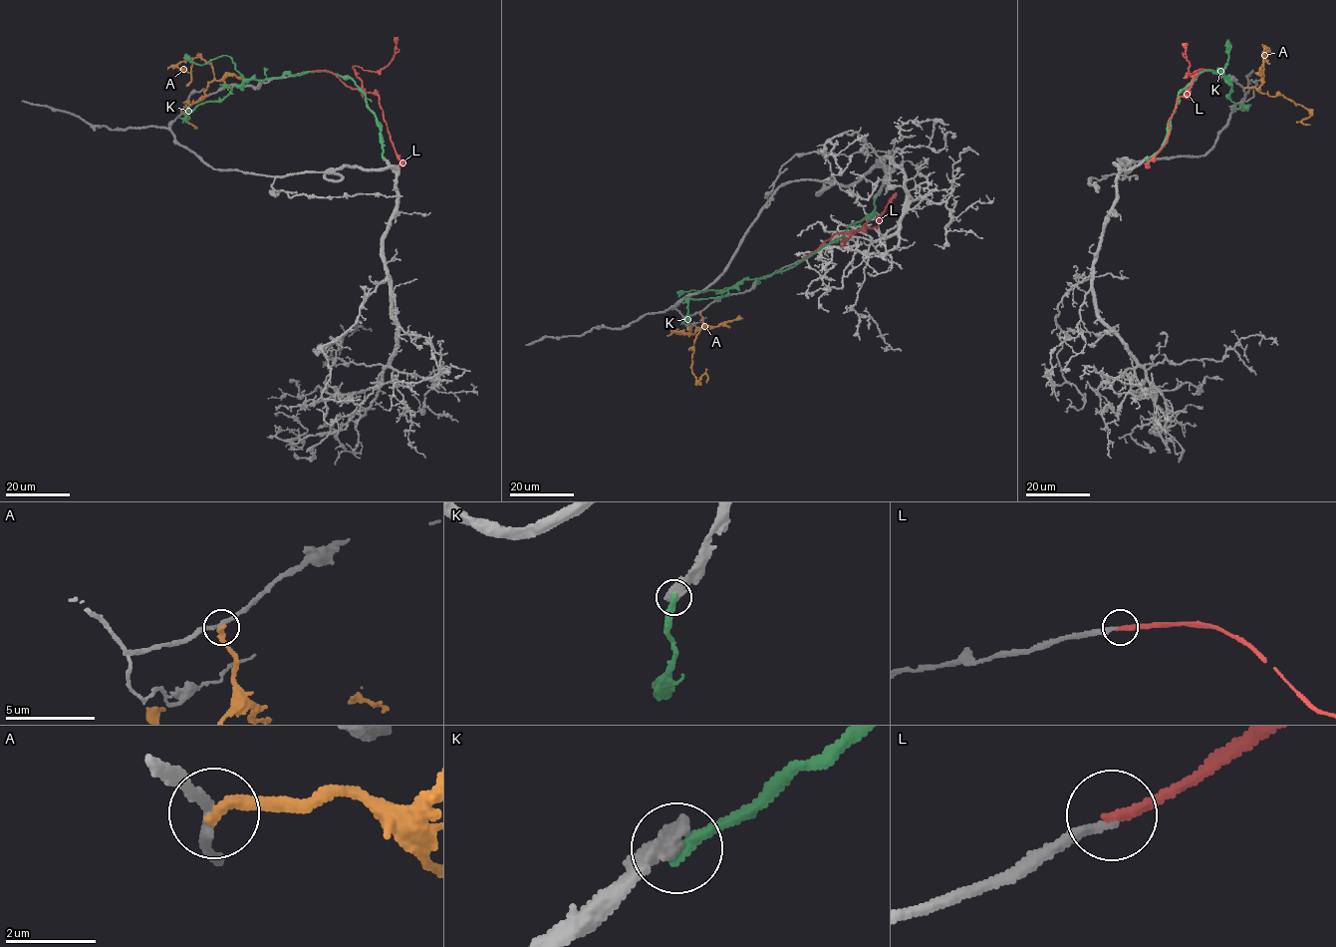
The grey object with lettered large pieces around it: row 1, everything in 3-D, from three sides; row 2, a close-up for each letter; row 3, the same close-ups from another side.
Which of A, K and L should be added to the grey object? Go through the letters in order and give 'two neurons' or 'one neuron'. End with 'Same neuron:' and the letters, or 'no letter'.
A: two neurons
K: two neurons
L: one neuron
Same neuron: L

